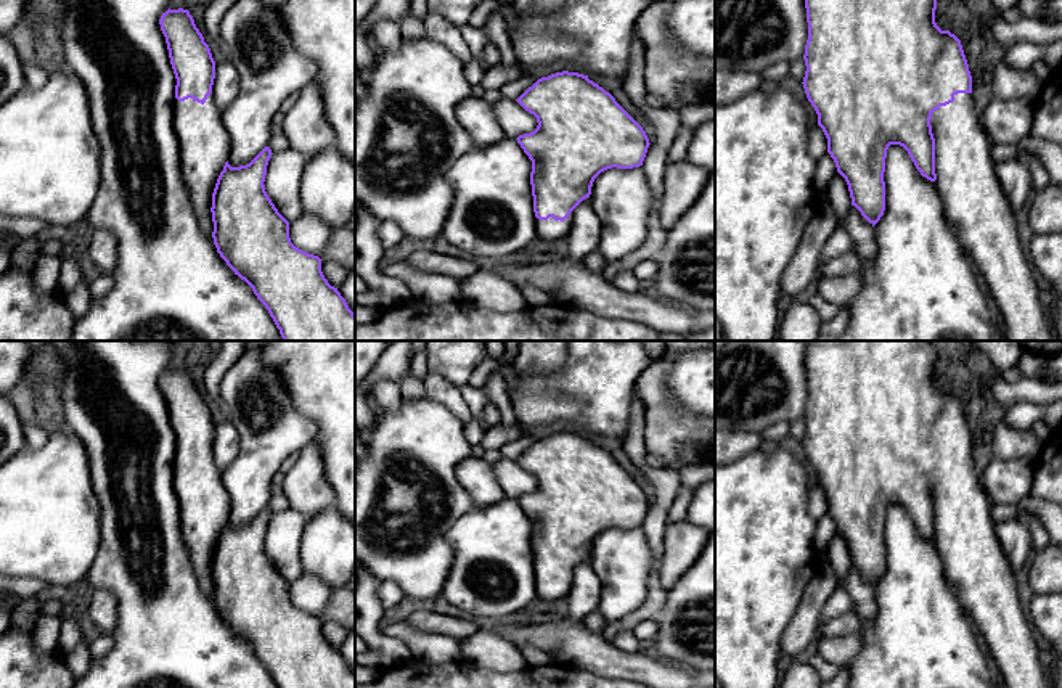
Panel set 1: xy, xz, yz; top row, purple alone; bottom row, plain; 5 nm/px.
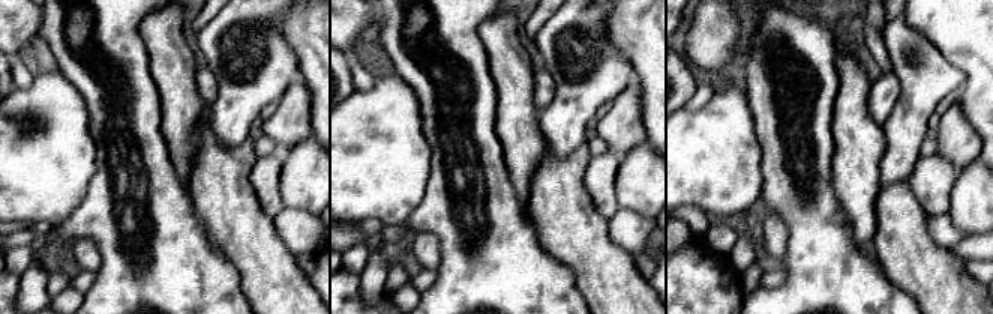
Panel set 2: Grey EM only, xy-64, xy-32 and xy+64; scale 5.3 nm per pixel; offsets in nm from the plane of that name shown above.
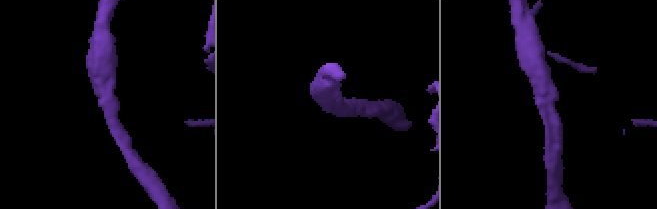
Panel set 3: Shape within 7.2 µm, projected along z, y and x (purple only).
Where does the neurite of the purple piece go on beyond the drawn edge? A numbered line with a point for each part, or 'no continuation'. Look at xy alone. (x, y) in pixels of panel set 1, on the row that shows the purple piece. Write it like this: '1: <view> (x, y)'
1: xy (204, 147)

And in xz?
1: xz (550, 230)

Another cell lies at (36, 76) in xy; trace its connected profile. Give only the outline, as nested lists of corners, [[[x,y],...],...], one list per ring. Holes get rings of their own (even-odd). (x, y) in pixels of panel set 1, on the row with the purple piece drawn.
[[[22,61],[24,82],[29,90],[39,90],[45,85],[48,72],[37,63]]]

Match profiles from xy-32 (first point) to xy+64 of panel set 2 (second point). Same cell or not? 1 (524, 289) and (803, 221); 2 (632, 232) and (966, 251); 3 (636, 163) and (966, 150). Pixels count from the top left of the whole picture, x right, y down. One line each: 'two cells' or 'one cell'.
1: one cell
2: two cells
3: two cells

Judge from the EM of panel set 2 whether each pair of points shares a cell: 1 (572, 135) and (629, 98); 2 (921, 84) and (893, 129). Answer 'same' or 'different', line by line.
1: different
2: same

